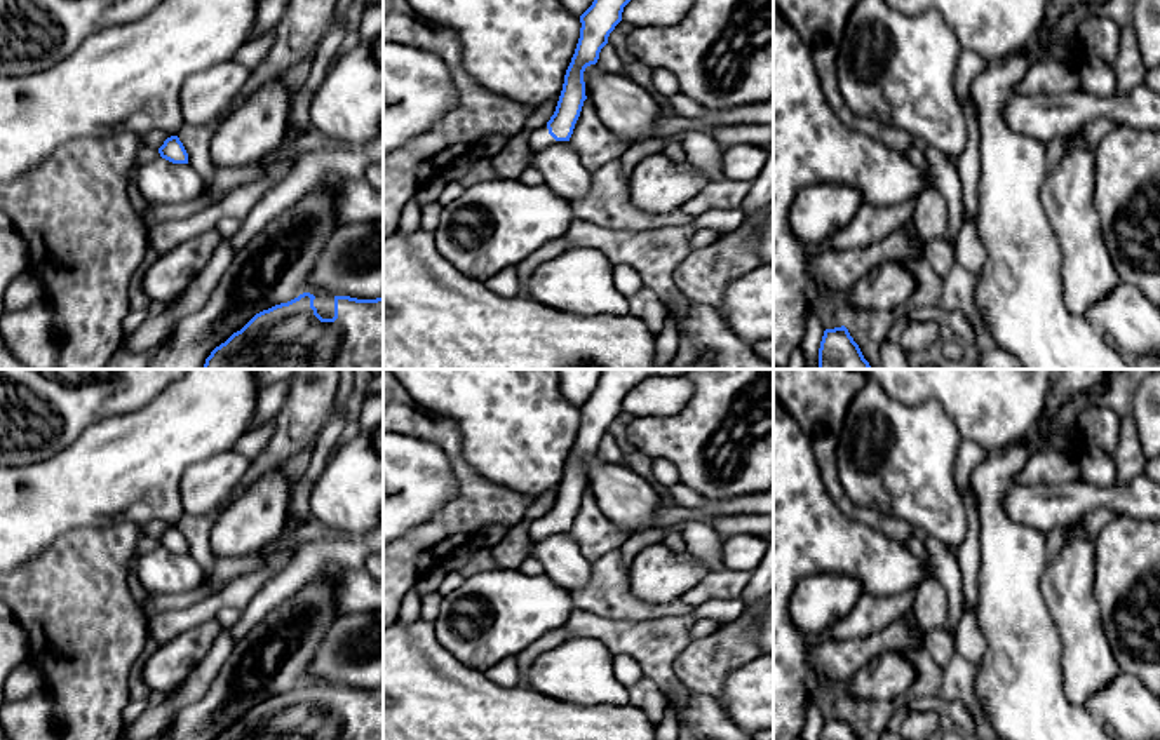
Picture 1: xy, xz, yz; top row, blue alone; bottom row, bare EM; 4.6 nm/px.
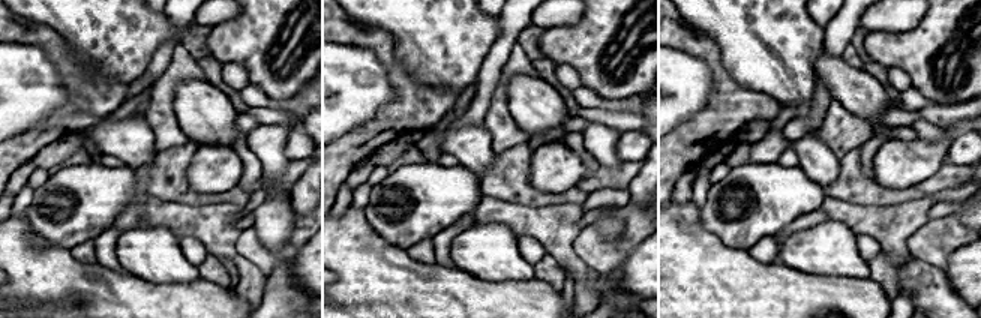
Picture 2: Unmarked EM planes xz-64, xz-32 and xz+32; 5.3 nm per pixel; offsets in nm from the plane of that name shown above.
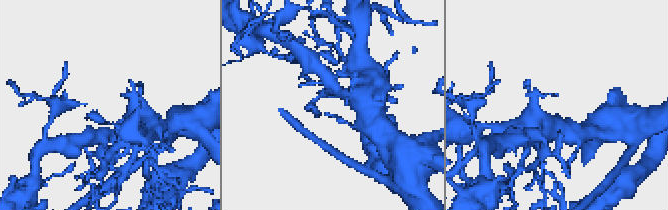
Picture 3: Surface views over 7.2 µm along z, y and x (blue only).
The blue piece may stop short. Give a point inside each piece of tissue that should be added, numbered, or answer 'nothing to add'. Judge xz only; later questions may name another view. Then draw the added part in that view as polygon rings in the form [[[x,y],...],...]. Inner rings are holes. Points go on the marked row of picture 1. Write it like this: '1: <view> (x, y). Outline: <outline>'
1: xz (540, 138). Outline: [[[547,125],[538,127],[529,134],[528,145],[531,150],[542,150],[549,145],[556,143],[556,139],[549,134]]]

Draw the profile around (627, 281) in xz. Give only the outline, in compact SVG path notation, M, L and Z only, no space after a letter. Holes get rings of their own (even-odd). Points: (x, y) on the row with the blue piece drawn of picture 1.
M613 265L613 280L617 289L627 298L643 287L639 273L627 265Z

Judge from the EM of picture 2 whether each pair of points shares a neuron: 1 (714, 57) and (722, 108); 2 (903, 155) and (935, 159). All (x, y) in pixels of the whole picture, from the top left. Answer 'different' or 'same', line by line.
1: same
2: same

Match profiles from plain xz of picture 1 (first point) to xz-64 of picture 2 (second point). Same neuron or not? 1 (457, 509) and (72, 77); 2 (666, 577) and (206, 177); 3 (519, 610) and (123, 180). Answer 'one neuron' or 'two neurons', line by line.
1: one neuron
2: one neuron
3: one neuron

